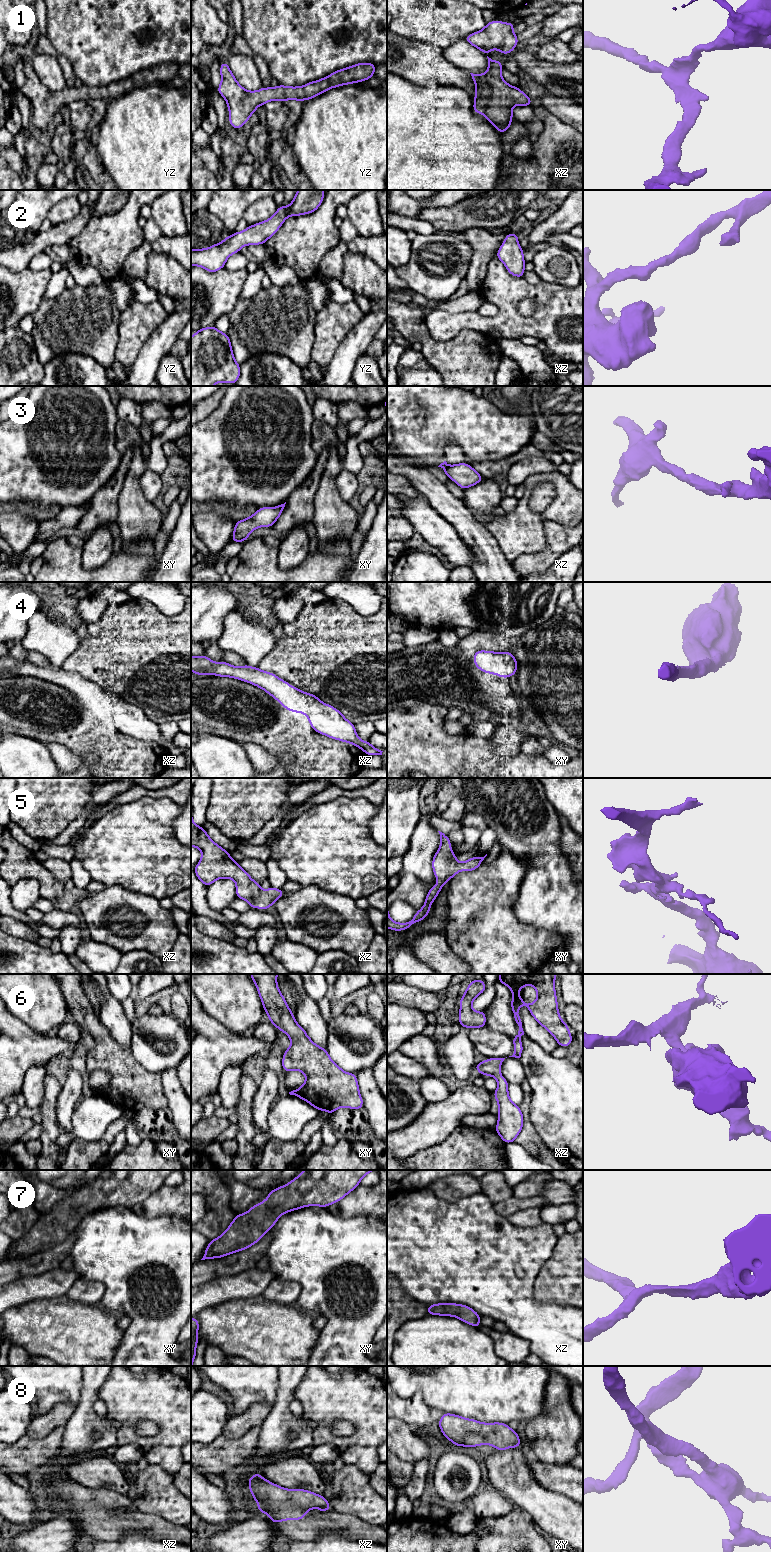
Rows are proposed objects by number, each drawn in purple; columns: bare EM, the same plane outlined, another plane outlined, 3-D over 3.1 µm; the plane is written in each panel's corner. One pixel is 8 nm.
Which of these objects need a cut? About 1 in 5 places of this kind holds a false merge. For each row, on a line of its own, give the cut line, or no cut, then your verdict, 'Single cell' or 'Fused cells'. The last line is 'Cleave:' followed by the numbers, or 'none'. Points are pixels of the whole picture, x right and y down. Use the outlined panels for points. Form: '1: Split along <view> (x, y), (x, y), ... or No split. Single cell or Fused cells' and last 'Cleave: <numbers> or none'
1: No split. Single cell
2: No split. Single cell
3: No split. Single cell
4: No split. Single cell
5: No split. Single cell
6: No split. Single cell
7: No split. Single cell
8: No split. Single cell
Cleave: none

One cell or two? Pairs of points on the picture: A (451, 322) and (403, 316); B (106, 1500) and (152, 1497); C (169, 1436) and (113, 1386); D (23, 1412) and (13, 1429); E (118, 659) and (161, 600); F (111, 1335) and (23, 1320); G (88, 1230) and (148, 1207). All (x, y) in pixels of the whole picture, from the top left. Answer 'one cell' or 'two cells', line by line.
A: two cells
B: two cells
C: one cell
D: one cell
E: two cells
F: one cell
G: two cells

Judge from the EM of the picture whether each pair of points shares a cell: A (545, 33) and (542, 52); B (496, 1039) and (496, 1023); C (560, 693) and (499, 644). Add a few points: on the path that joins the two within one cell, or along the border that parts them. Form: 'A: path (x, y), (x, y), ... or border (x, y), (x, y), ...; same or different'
A: border (555, 36), (542, 40); different
B: border (484, 1027), (504, 1032), (510, 1037); different
C: path (546, 678), (514, 646); same

